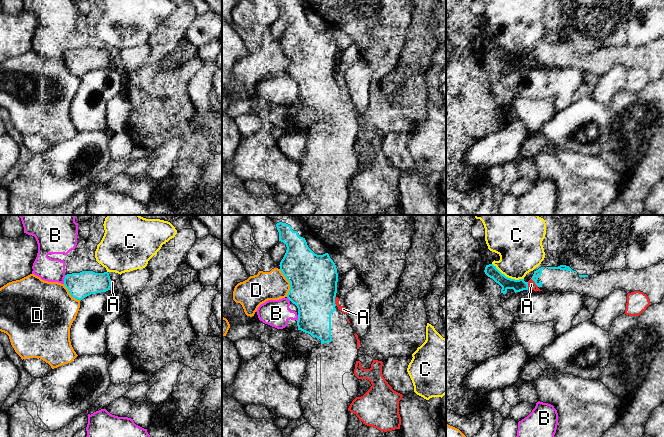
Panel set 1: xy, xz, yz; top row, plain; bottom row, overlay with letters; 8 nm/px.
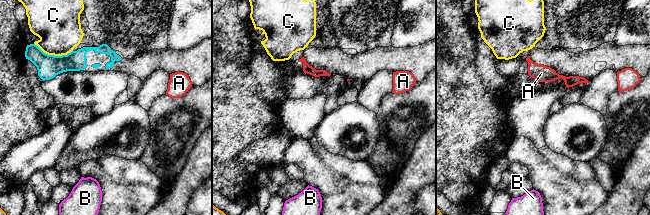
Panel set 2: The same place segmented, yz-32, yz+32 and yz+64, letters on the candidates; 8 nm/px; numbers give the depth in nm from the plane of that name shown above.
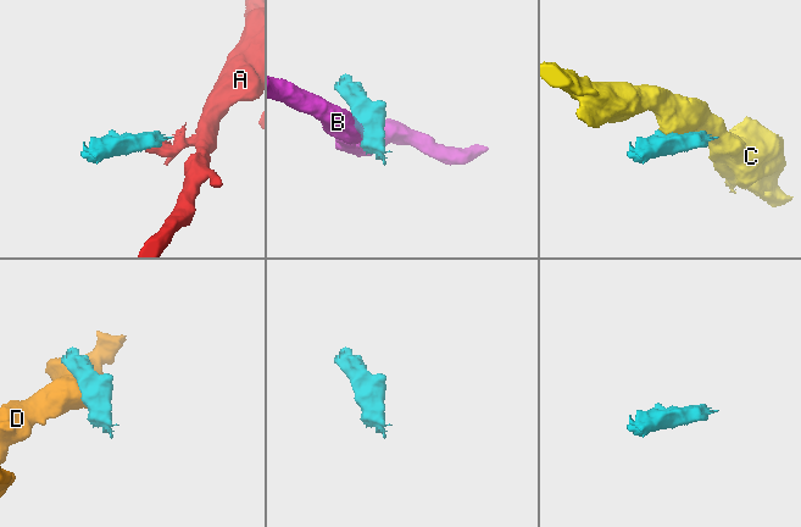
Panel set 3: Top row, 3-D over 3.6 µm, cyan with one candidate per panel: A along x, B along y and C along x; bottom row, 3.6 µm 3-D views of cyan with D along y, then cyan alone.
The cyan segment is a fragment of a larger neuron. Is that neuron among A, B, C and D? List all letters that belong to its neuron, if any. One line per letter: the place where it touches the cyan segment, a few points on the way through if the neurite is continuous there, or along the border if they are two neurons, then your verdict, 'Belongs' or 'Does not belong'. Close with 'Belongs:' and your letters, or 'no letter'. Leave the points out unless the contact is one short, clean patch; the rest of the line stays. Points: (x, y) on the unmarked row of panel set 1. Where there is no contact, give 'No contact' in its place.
A: Touches cyan at xz (334, 77). Boundary: xz (335, 72), (336, 81). Does not belong
B: Touches cyan at xy (64, 55). Does not belong
C: Touches cyan at yz (507, 53). Boundary: yz (492, 39), (506, 52), (523, 55). Does not belong
D: Touches cyan at xz (290, 59). Does not belong
Belongs: no letter

